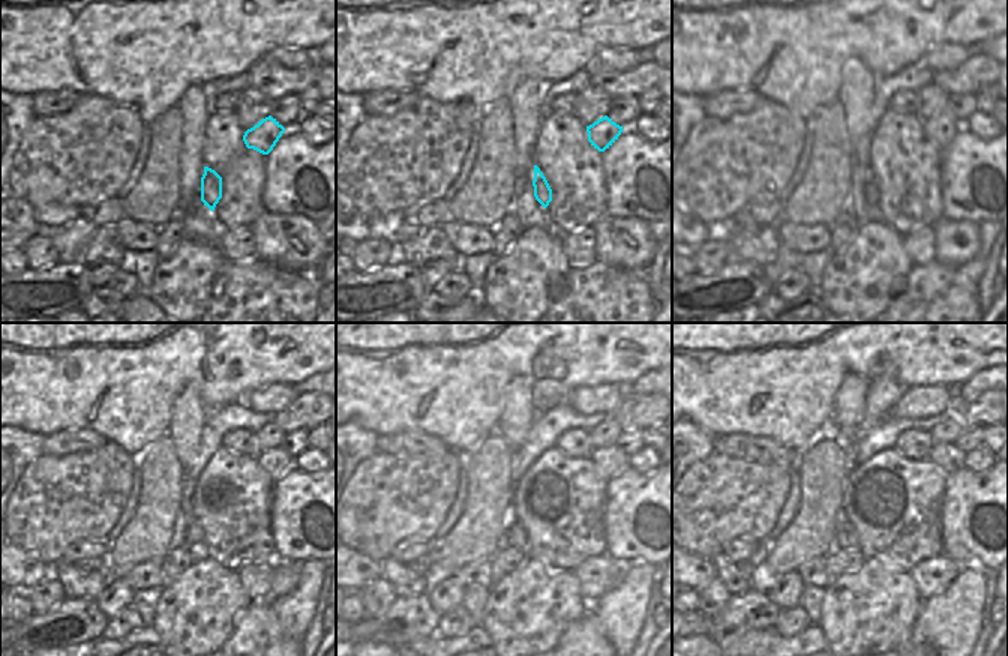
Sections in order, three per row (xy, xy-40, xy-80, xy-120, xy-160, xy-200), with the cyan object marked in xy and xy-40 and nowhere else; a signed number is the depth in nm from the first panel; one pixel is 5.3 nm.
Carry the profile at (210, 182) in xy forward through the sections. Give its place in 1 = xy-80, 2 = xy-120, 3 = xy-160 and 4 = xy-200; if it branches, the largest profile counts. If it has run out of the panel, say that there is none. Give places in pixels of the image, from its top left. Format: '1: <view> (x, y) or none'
1: xy-80 (870, 189)
2: xy-120 (194, 541)
3: xy-160 (515, 536)
4: xy-200 (846, 536)

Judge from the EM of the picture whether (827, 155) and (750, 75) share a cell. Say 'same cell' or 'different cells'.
different cells

